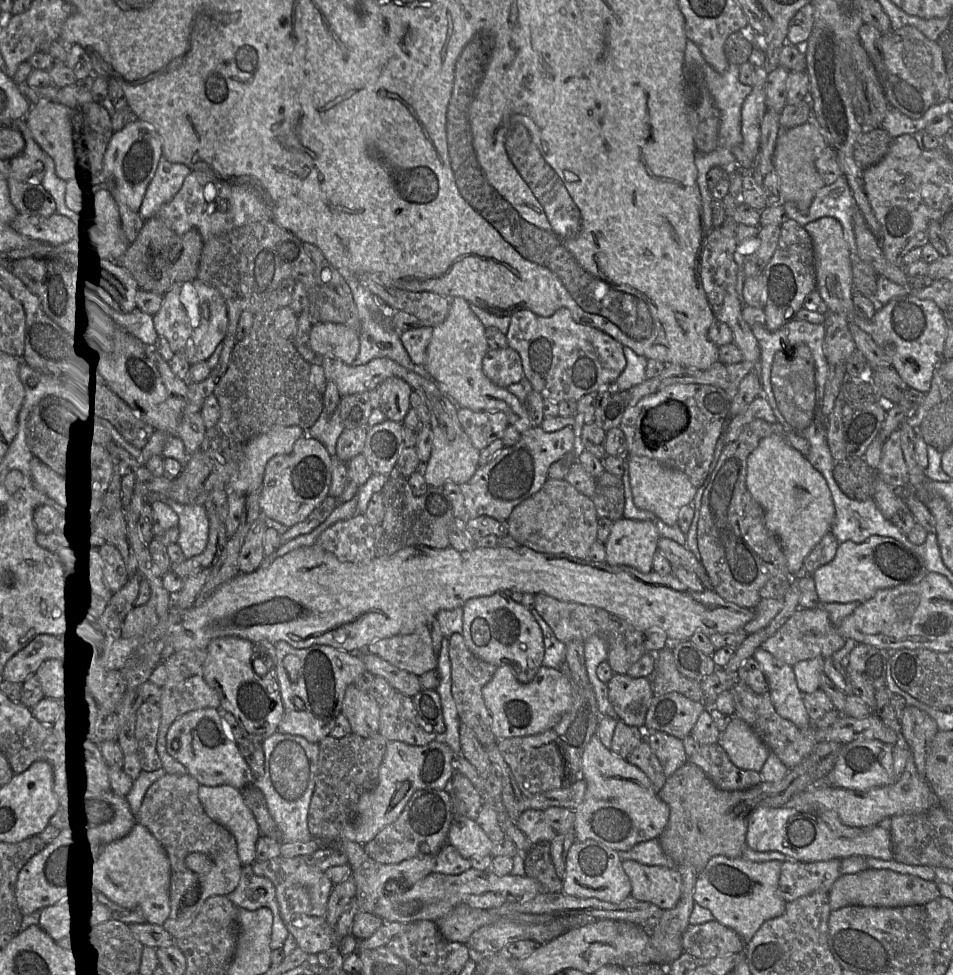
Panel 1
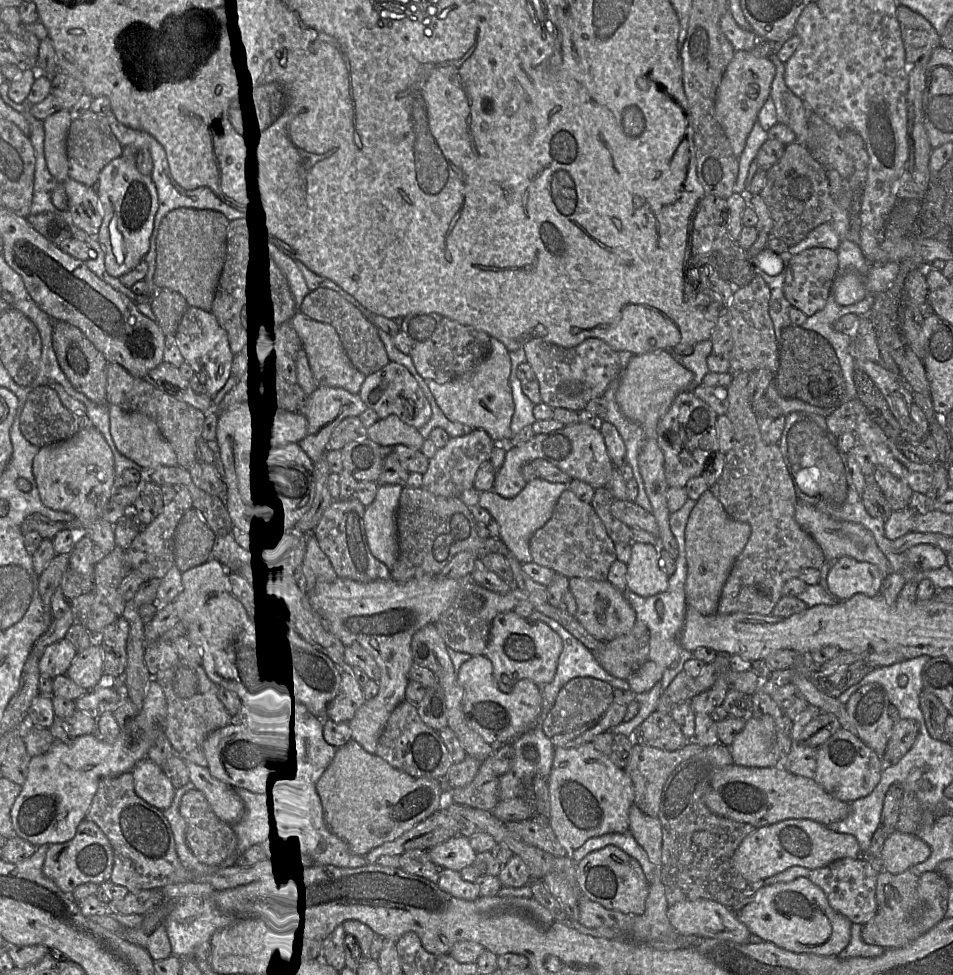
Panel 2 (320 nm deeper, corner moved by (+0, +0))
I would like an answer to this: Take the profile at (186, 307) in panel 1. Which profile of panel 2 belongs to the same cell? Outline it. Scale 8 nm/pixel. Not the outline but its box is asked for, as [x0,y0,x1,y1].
[175,307,234,398]

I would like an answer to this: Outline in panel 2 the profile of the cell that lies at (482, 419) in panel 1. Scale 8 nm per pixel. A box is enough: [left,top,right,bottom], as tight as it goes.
[421,429,495,497]

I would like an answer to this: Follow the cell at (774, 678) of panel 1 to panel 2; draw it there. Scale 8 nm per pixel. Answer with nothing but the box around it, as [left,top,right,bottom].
[814,728,885,803]

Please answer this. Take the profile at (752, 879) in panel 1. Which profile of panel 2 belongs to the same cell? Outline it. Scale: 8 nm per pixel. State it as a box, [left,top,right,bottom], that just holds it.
[730,877,852,957]

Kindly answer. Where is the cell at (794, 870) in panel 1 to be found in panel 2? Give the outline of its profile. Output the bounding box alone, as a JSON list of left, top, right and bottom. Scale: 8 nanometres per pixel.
[808,857,878,925]

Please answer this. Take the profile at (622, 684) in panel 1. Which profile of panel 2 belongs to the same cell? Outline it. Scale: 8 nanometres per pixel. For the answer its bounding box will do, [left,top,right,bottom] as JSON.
[634,712,688,751]

